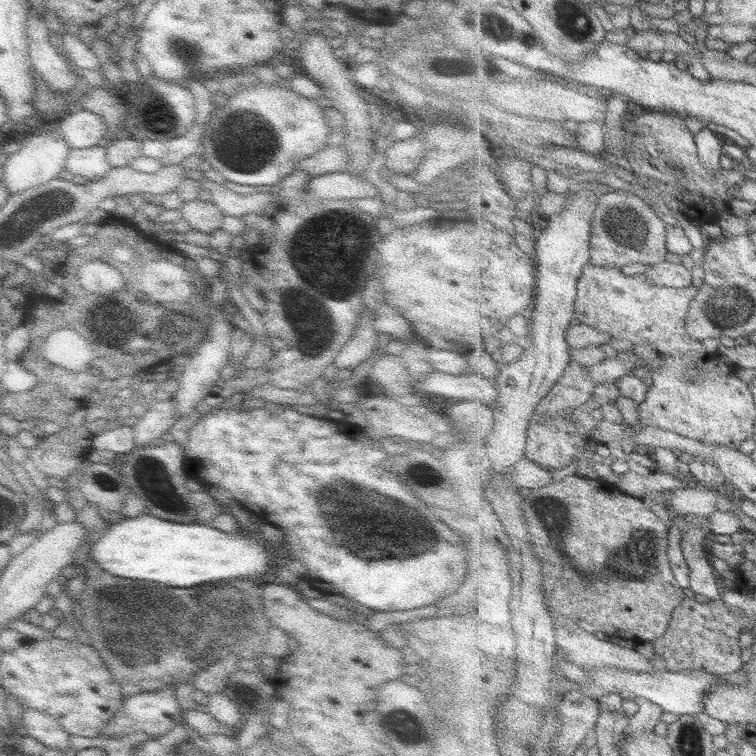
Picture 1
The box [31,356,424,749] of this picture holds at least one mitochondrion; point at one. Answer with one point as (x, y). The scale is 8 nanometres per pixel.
(187, 612)

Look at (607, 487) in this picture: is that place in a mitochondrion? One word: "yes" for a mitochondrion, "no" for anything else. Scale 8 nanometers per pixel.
no

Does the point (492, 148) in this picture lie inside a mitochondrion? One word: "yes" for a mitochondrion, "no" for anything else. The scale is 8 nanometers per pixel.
no

